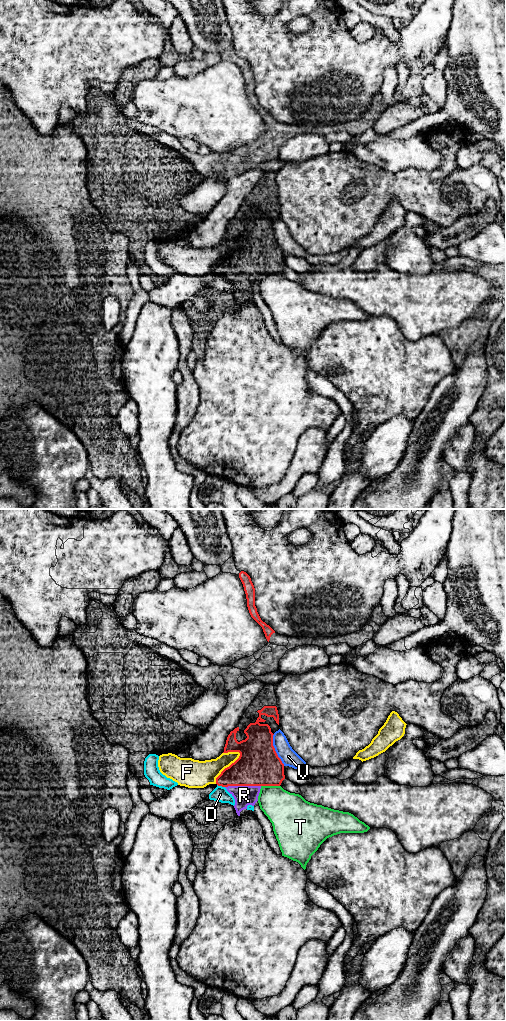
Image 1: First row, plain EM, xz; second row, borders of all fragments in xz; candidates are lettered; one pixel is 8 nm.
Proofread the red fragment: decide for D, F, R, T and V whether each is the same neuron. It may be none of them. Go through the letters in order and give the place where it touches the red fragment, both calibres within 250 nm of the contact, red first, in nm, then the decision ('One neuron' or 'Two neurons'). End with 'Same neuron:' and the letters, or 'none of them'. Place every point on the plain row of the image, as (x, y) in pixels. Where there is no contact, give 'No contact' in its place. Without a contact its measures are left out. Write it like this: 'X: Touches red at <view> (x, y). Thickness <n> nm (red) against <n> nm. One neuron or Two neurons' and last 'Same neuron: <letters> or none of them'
D: Touches red at xz (221, 273). Thickness 260 nm (red) against 130 nm. Two neurons
F: Touches red at xz (227, 255). Thickness 340 nm (red) against 220 nm. Two neurons
R: Touches red at xz (242, 273). Thickness 340 nm (red) against 160 nm. One neuron
T: Touches red at xz (270, 273). Thickness 340 nm (red) against 300 nm. Two neurons
V: Touches red at xz (274, 238). Thickness 340 nm (red) against 140 nm. Two neurons
Same neuron: R

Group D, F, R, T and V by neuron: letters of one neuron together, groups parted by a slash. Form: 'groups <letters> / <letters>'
groups D / F / R / T / V

